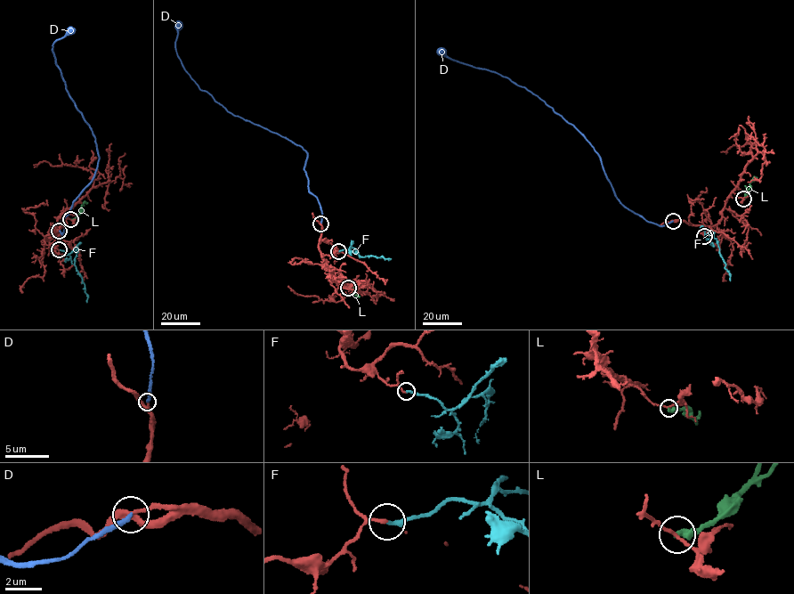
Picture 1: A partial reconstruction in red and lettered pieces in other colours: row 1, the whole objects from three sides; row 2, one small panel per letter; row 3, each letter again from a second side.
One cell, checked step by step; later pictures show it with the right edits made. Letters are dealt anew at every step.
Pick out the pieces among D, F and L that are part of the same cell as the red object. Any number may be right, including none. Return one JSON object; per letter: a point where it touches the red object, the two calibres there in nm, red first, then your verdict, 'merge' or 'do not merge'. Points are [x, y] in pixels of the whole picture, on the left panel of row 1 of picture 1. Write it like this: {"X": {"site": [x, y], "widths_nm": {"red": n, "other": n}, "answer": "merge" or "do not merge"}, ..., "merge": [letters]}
{"D": {"site": [59, 231], "widths_nm": {"red": 170, "other": 280}, "answer": "merge"}, "F": {"site": [59, 249], "widths_nm": {"red": 110, "other": 200}, "answer": "merge"}, "L": {"site": [70, 219], "widths_nm": {"red": 160, "other": 400}, "answer": "do not merge"}, "merge": ["D", "F"]}

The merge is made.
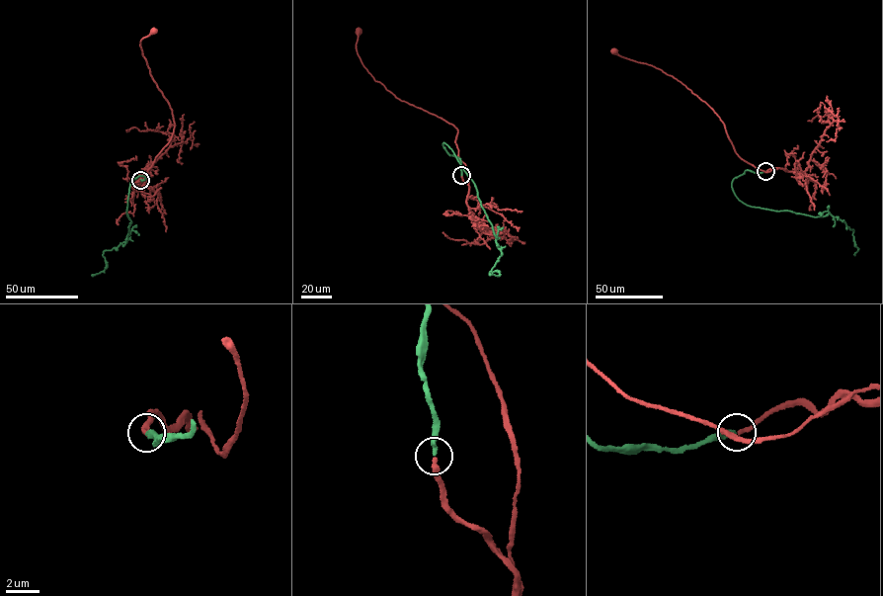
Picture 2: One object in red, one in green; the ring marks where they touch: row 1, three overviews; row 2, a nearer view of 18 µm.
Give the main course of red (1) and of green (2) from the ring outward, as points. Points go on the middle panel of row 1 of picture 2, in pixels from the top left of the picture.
1: (461, 176), (467, 184), (468, 172), (454, 142), (456, 127), (402, 101), (374, 79), (358, 54), (359, 32)
2: (461, 175), (460, 159), (442, 143), (474, 184), (502, 255), (490, 271), (499, 274), (489, 275)

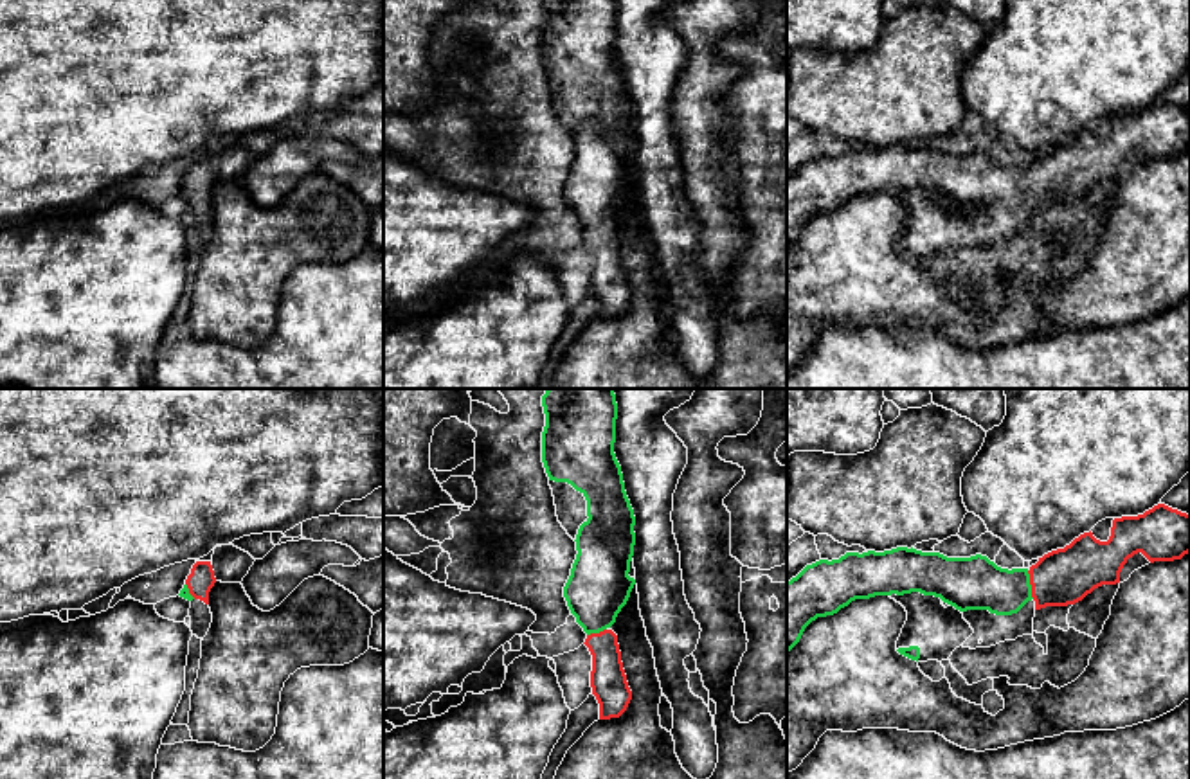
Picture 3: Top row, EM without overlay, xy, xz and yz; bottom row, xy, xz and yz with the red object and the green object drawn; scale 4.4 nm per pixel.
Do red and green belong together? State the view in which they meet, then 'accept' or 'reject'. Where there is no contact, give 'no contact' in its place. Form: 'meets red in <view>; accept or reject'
meets red in yz; accept

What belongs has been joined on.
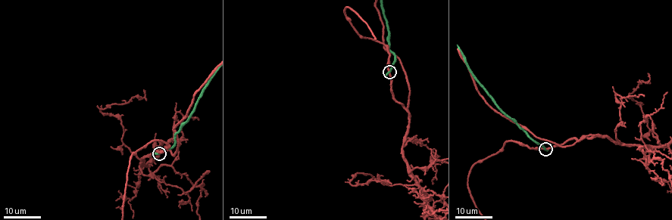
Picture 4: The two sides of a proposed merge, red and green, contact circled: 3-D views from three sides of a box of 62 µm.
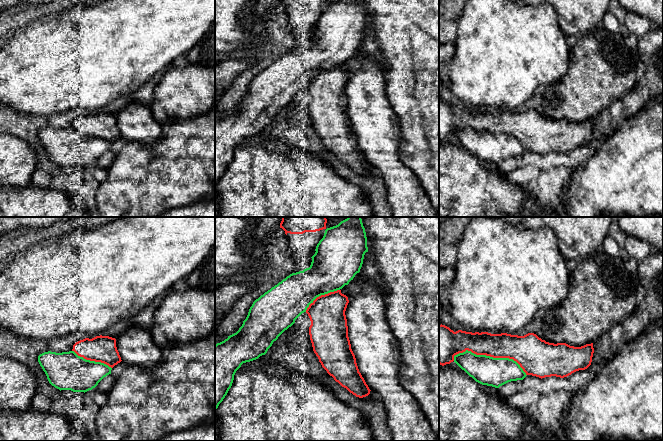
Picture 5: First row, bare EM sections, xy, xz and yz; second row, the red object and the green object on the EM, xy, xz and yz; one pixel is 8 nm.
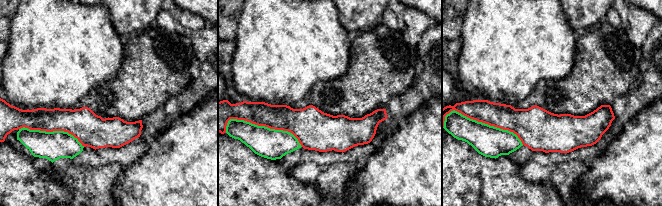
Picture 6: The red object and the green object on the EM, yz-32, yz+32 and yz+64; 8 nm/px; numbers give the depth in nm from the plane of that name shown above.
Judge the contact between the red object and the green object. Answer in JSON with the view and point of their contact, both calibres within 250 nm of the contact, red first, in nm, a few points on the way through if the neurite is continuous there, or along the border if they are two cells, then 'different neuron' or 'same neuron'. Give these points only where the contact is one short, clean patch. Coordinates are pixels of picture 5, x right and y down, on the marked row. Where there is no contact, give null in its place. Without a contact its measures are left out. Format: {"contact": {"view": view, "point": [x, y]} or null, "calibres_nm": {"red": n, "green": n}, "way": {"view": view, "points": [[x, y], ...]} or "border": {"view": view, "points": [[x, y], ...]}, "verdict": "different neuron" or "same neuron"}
{"contact": {"view": "yz", "point": [491, 356]}, "calibres_nm": {"red": 220, "green": 240}, "verdict": "different neuron"}

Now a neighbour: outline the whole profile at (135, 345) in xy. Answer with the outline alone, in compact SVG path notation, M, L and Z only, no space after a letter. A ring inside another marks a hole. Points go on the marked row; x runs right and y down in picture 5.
M149 326L127 328L116 338L116 347L127 366L151 368L162 357L162 348L153 341Z

